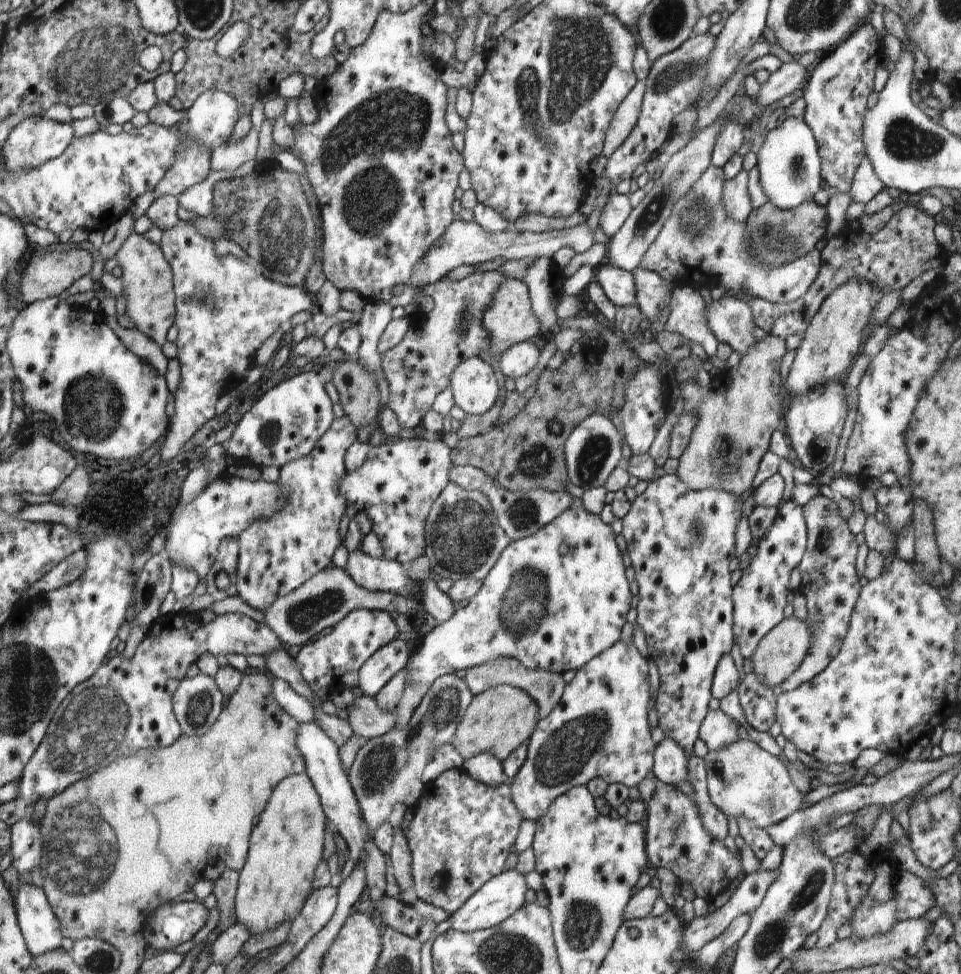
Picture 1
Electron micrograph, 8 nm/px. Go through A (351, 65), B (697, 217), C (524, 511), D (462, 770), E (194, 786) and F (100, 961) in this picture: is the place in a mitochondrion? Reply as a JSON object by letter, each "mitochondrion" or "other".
{"A":"other","B":"mitochondrion","C":"mitochondrion","D":"other","E":"other","F":"mitochondrion"}

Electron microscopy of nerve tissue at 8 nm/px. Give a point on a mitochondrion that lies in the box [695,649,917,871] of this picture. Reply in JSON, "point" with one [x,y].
{"point":[768,798]}

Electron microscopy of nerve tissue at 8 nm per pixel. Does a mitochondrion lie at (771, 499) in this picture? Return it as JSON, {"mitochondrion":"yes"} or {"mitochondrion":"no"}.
{"mitochondrion":"no"}

